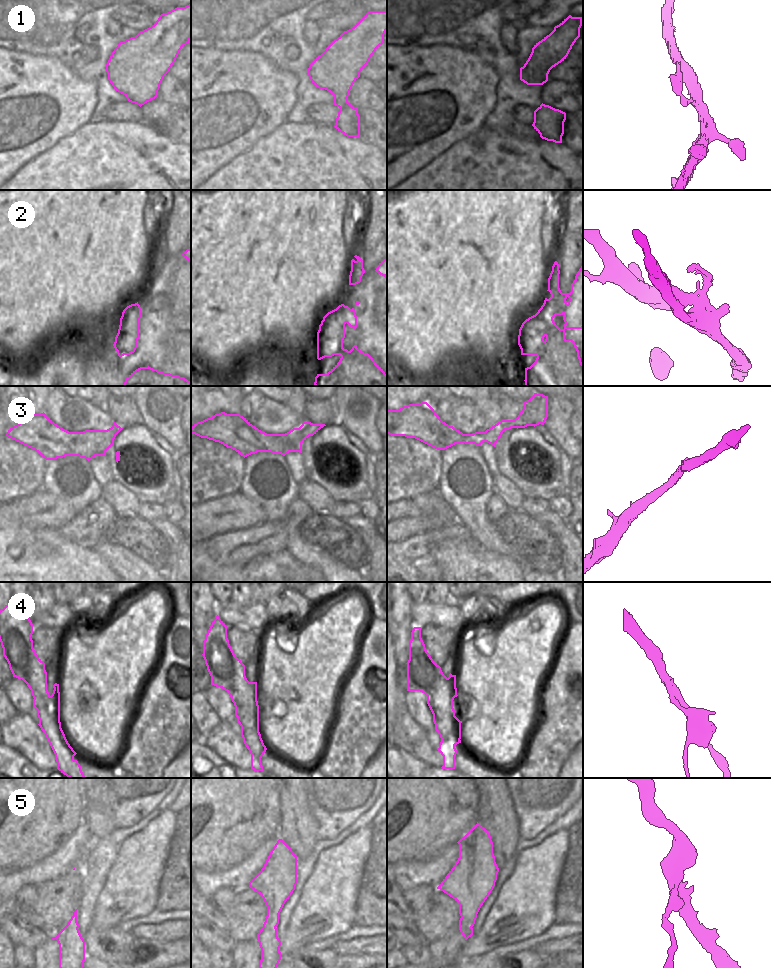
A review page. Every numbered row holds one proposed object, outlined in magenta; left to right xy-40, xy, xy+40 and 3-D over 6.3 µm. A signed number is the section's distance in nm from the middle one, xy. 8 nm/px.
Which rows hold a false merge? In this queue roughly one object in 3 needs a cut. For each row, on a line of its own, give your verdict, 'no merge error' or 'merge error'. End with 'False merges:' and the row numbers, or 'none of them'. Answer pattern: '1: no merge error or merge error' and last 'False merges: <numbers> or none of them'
1: no merge error
2: no merge error
3: no merge error
4: merge error
5: merge error
False merges: 4, 5

